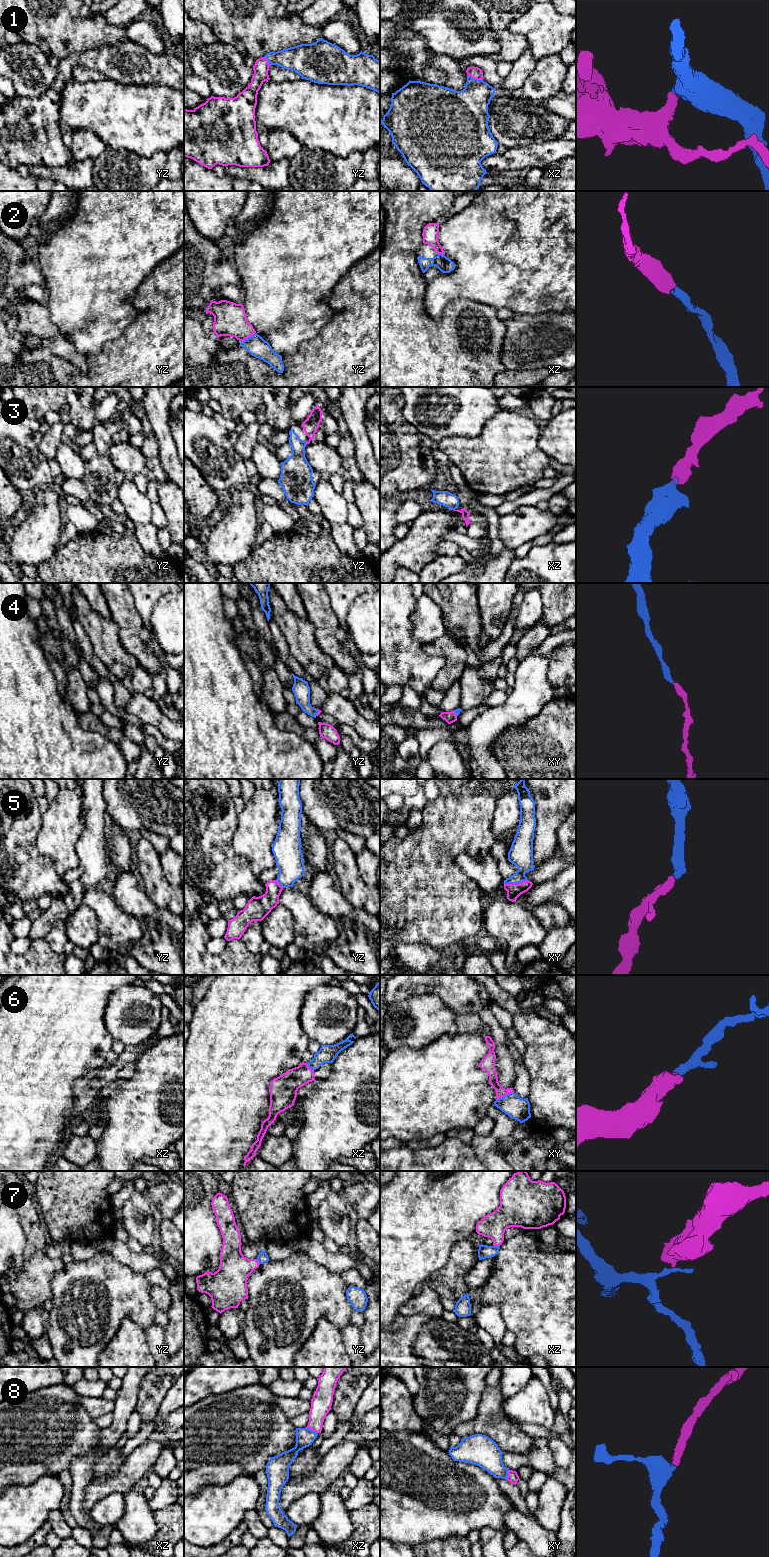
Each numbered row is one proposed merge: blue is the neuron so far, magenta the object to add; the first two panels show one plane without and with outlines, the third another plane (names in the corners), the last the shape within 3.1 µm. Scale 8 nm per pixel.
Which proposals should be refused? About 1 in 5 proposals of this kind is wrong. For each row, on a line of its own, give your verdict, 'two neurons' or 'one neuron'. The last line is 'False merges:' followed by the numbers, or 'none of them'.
1: one neuron
2: one neuron
3: one neuron
4: one neuron
5: one neuron
6: one neuron
7: two neurons
8: one neuron
False merges: 7

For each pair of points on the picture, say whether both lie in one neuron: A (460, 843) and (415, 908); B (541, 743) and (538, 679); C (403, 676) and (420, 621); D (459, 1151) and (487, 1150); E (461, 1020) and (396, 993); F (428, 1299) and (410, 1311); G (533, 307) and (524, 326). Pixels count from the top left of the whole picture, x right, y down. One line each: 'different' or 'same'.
A: same
B: different
C: different
D: different
E: different
F: same
G: different

